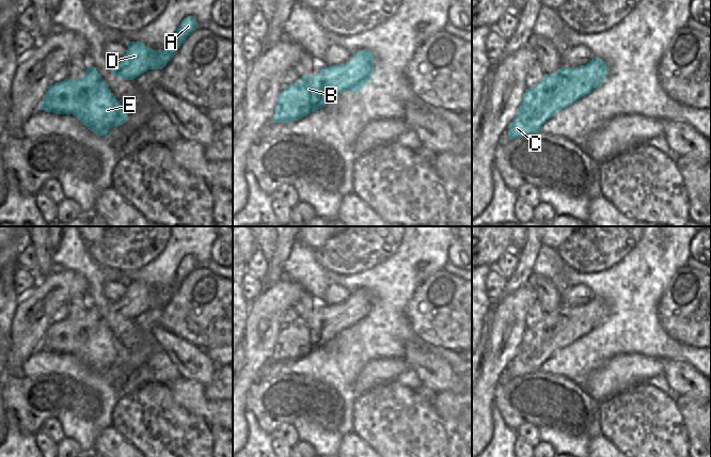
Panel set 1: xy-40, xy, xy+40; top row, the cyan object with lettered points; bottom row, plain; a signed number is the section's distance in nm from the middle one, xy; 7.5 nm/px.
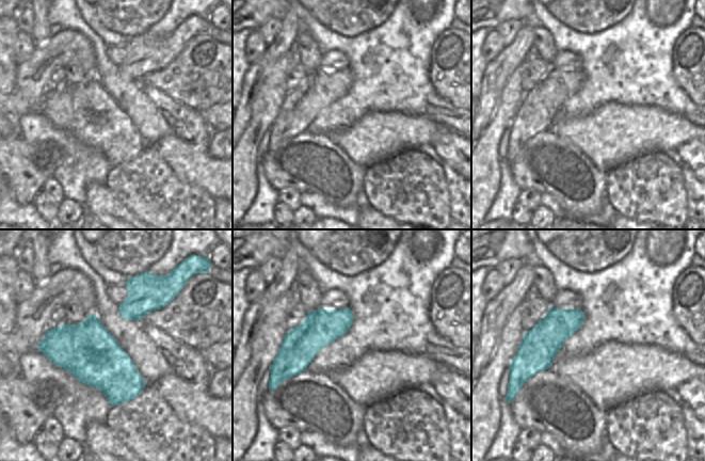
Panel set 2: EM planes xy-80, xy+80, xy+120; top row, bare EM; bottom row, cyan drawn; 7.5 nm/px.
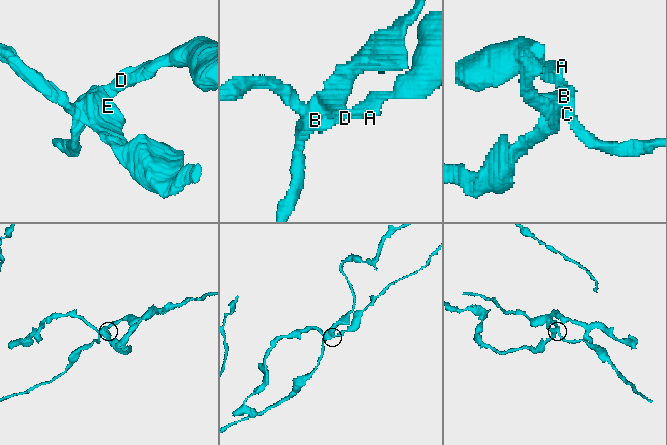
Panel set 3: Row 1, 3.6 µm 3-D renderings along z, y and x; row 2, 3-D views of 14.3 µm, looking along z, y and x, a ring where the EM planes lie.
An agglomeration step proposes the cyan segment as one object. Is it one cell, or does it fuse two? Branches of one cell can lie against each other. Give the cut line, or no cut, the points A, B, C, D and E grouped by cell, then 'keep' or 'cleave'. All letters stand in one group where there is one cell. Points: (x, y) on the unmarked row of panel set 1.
cut xy-40 (92, 306), (79, 322), (91, 334), (73, 353); groups A B C D / E; cleave

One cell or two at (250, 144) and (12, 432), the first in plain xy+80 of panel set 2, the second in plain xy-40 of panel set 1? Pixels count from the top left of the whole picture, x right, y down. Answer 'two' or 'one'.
two

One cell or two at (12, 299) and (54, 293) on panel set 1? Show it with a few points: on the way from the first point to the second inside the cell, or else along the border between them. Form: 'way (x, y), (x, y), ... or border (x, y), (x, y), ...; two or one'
border (19, 298), (11, 321); two

